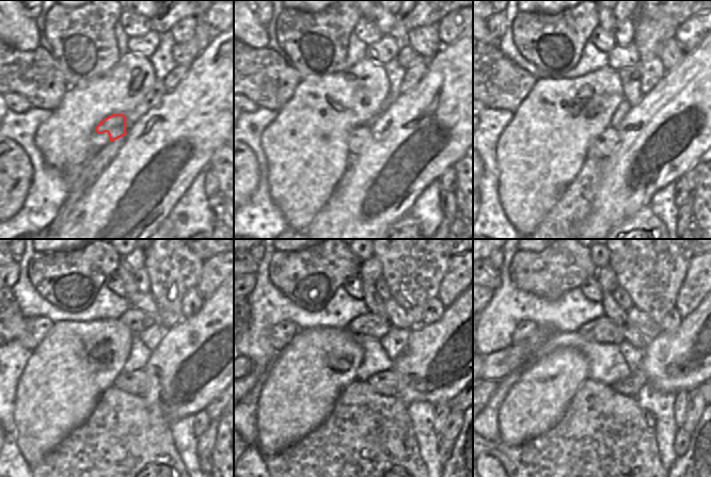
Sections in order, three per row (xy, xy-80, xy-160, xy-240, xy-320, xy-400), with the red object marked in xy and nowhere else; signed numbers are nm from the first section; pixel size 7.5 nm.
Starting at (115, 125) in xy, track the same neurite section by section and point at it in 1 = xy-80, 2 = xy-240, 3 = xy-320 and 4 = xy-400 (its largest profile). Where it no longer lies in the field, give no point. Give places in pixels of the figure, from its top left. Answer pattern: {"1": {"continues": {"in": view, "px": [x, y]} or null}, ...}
{"1": {"continues": {"in": "xy-80", "px": [359, 136]}}, "2": {"continues": {"in": "xy-240", "px": [136, 382]}}, "3": {"continues": {"in": "xy-320", "px": [385, 382]}}, "4": {"continues": {"in": "xy-400", "px": [629, 386]}}}

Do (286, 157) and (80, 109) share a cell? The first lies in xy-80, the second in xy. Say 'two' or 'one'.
one

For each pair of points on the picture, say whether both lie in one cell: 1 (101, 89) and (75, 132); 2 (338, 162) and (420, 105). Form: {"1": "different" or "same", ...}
{"1": "same", "2": "different"}

